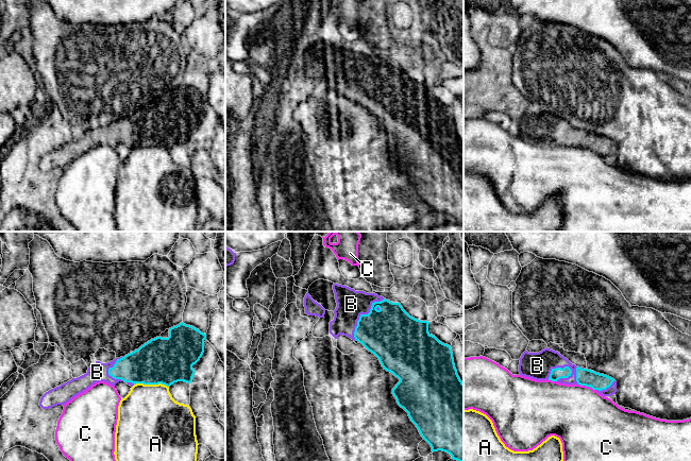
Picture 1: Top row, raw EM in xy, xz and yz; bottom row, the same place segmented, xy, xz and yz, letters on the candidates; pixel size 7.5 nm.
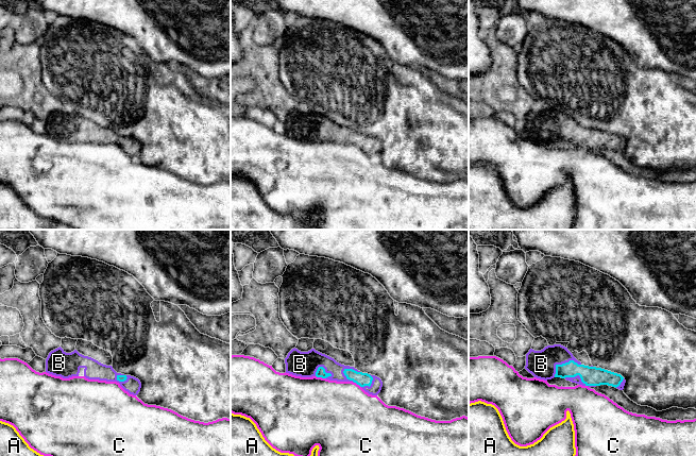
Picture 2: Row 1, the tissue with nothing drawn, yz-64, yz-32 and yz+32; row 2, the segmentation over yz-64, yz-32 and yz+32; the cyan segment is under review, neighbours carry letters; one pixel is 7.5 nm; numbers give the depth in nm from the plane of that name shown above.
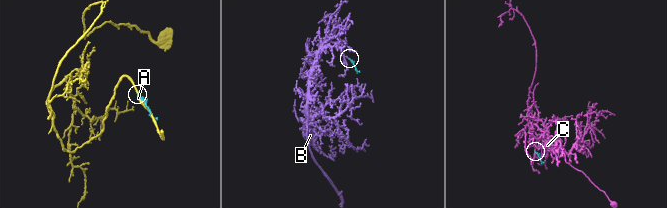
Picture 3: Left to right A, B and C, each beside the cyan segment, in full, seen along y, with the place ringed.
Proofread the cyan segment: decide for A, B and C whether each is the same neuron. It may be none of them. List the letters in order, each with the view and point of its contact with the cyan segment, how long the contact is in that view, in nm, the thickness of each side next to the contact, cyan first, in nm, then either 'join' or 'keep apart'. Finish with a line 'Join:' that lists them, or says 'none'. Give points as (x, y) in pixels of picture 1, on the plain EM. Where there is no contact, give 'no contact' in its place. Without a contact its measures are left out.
A: meets cyan in xy at (151, 146); contact 260 nm long; 360 nm thick on the cyan side, 460 nm on the other; keep apart
B: meets cyan in xz at (363, 77); contact 380 nm long; 400 nm thick on the cyan side, 220 nm on the other; join
C: meets cyan in yz at (587, 148); contact 140 nm long; 130 nm thick on the cyan side, 460 nm on the other; keep apart
Join: B

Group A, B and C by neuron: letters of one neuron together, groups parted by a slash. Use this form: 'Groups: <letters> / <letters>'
Groups: A / B / C

